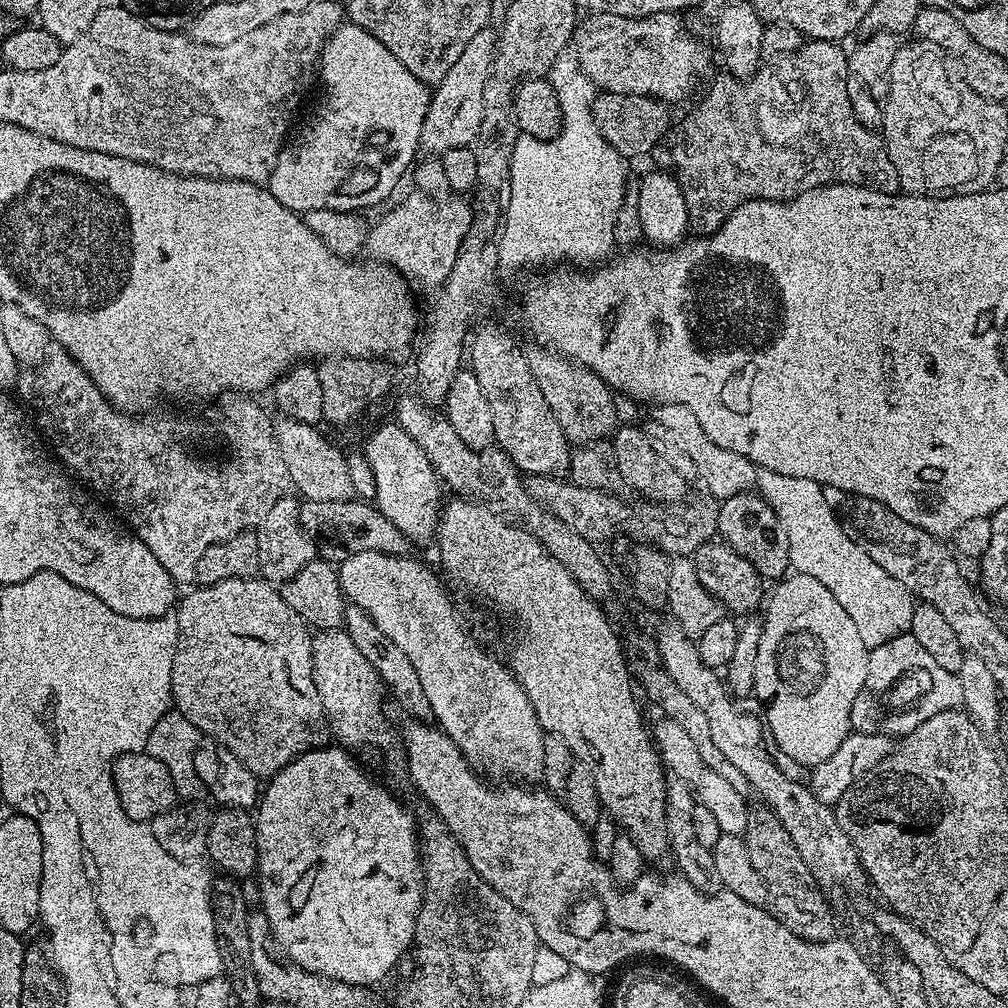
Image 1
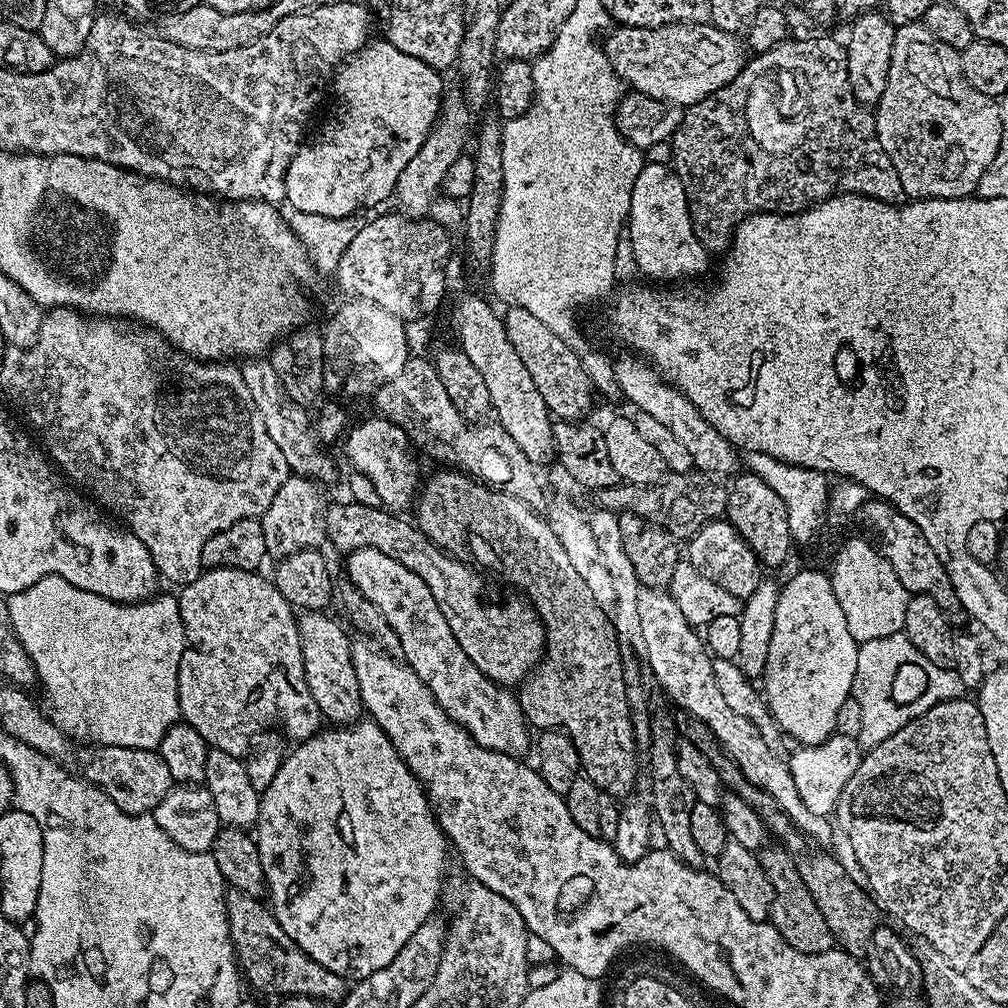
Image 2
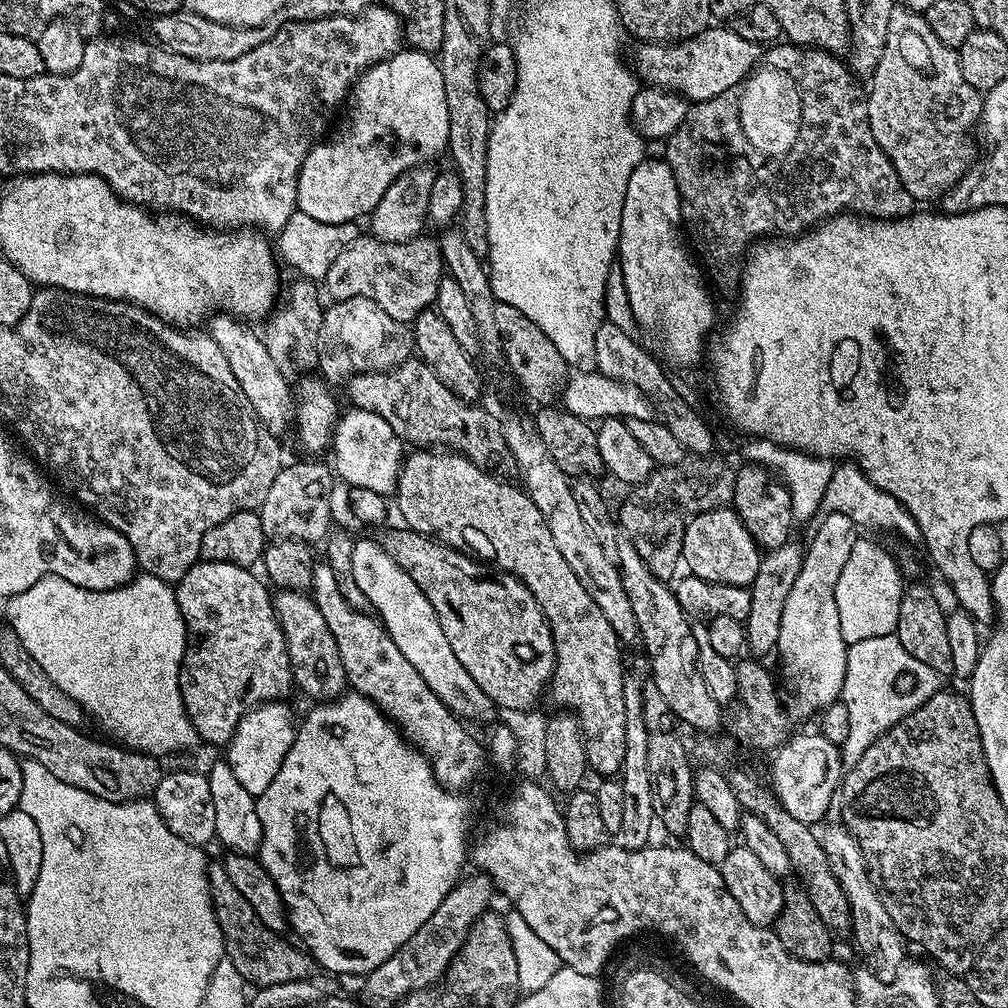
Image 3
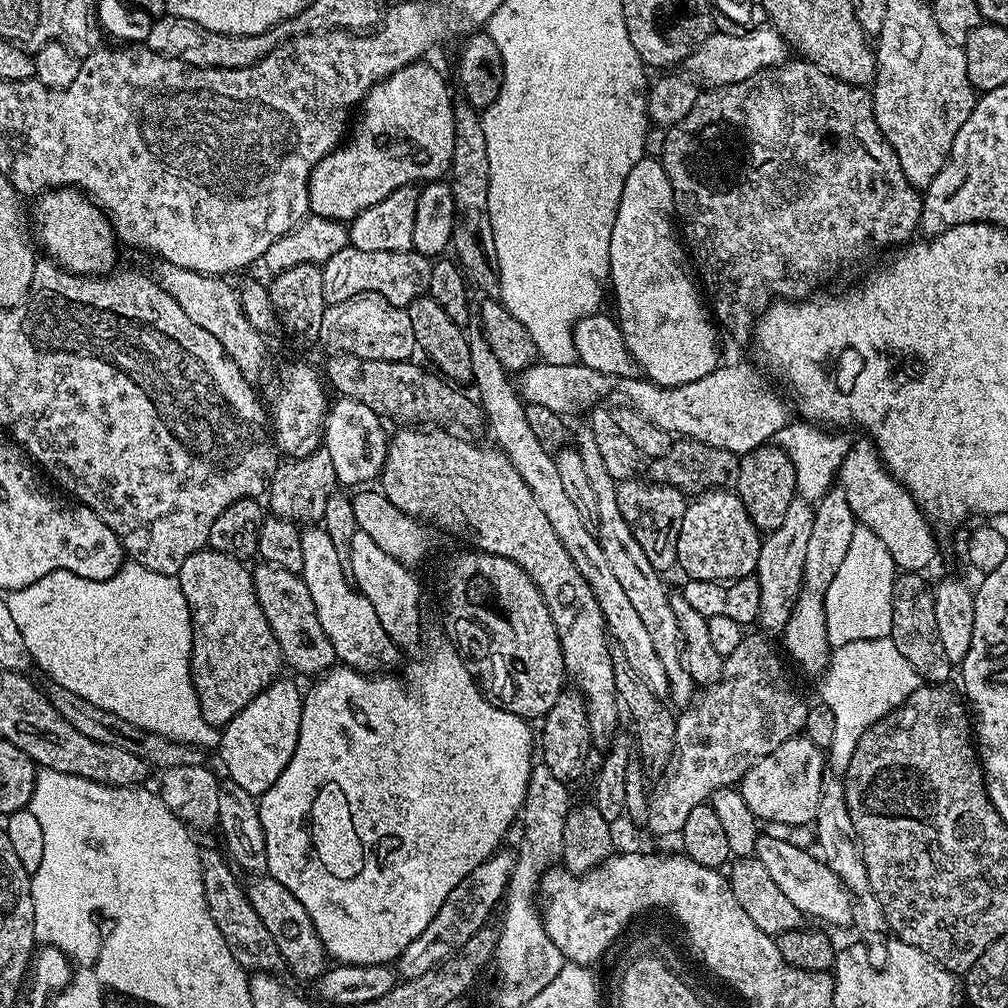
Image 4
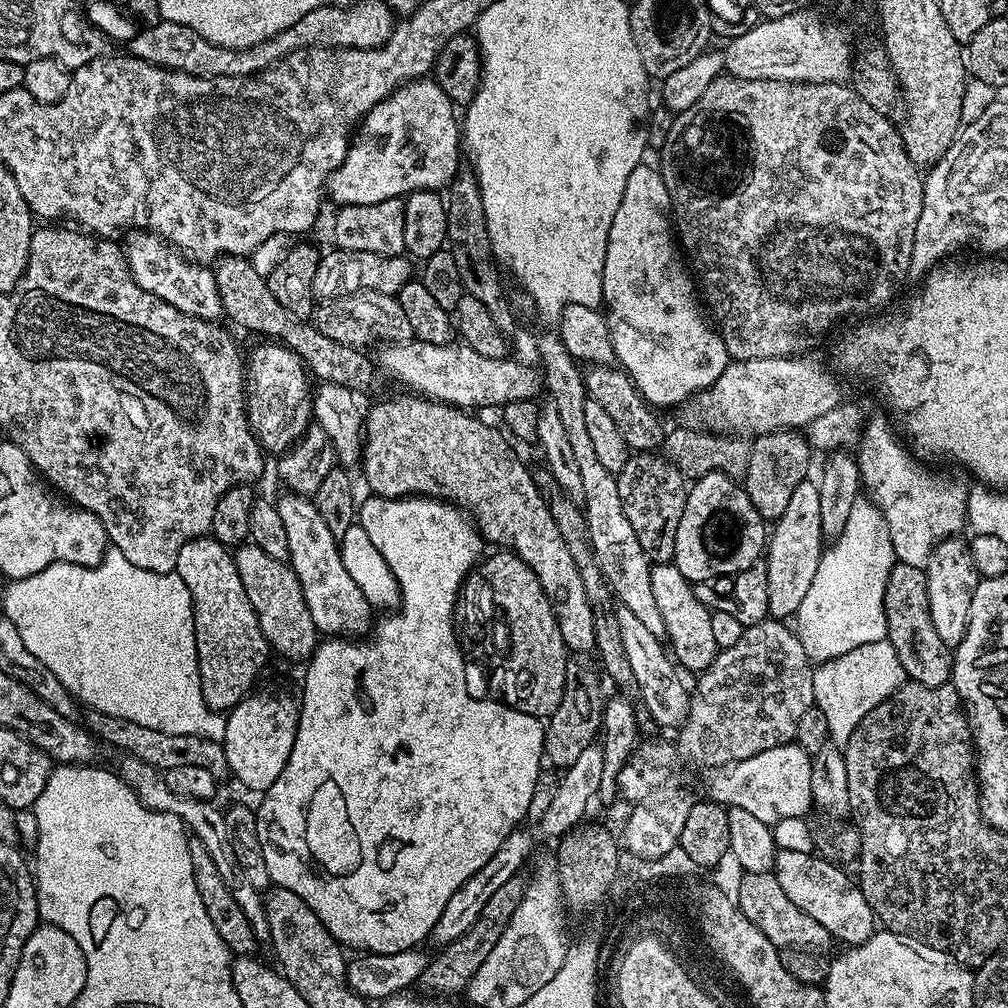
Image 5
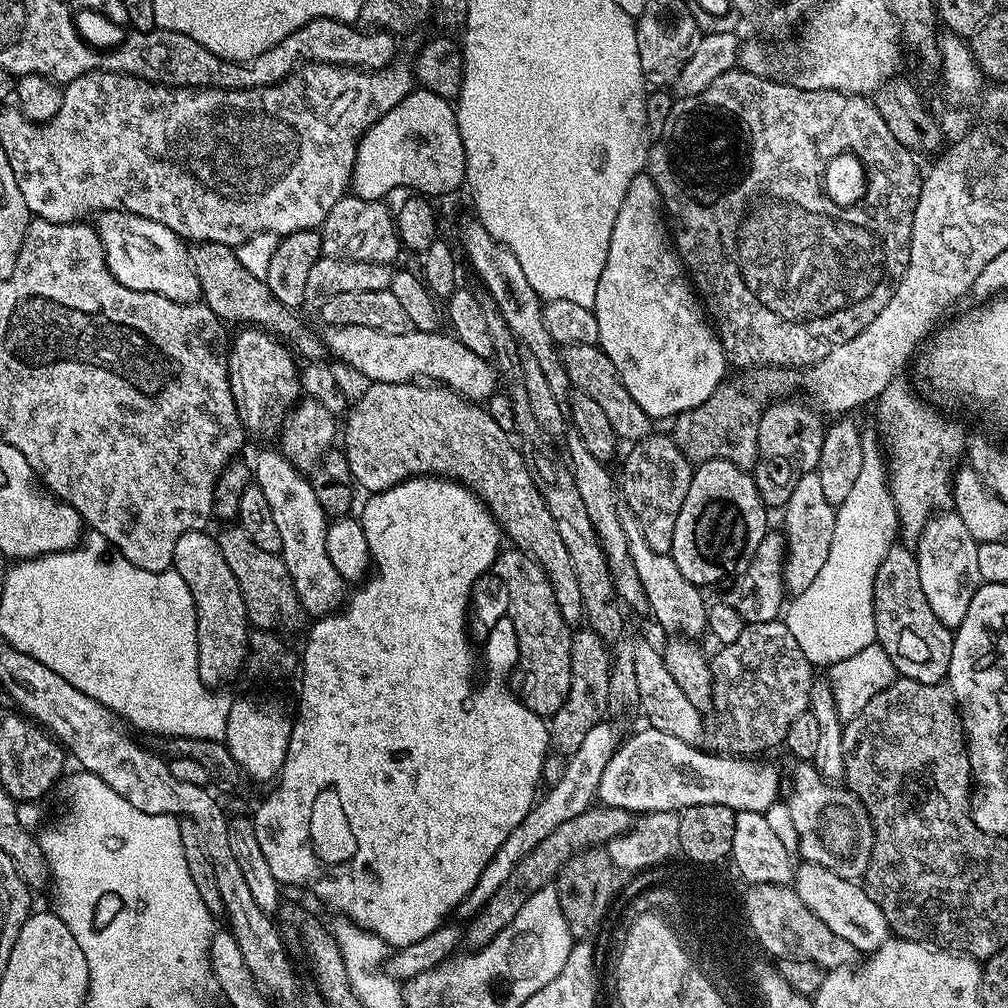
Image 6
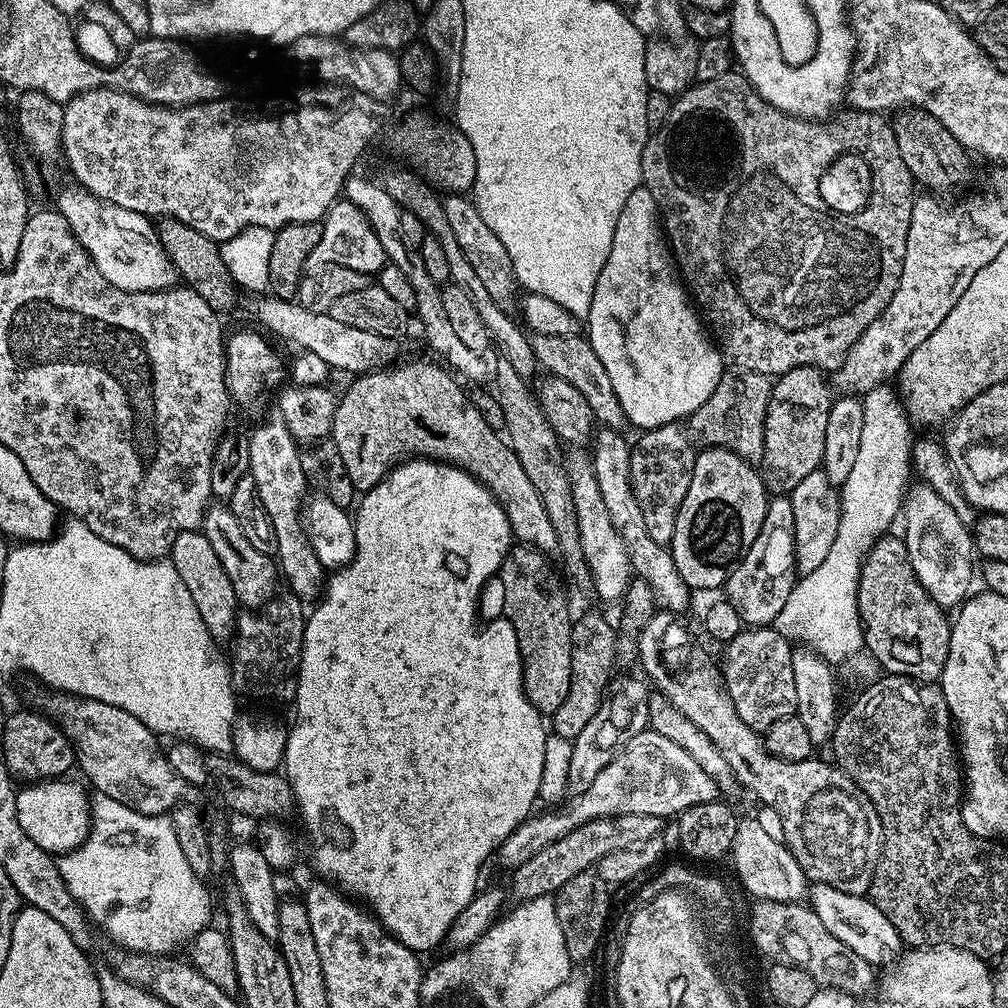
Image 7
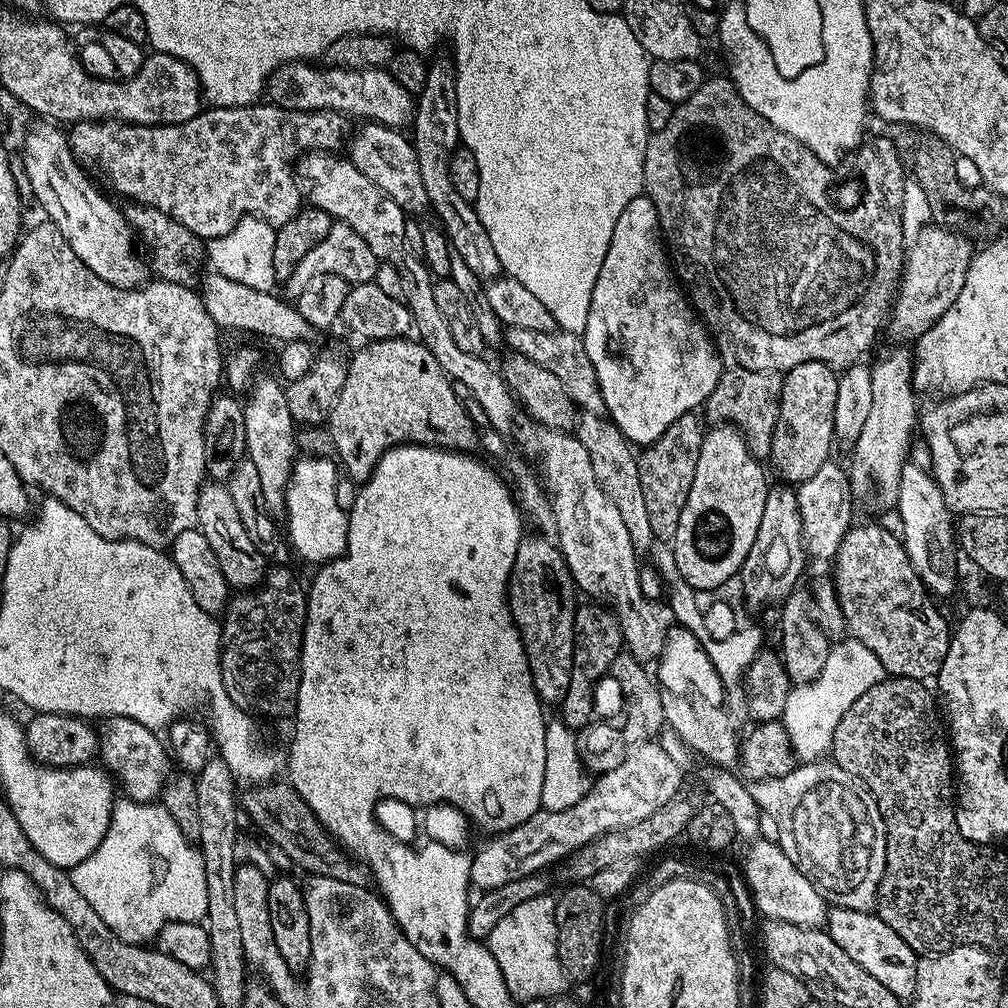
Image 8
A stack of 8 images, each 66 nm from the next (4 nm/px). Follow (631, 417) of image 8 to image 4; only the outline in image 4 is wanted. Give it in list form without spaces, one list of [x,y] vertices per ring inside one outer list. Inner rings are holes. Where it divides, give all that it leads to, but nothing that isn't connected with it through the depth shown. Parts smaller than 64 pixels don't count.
[[[656,158],[639,160],[634,170],[626,174],[626,186],[622,186],[618,218],[614,218],[614,231],[610,234],[608,279],[611,299],[612,296],[616,299],[614,319],[620,326],[620,333],[624,335],[628,353],[639,367],[640,364],[644,367],[643,375],[661,388],[677,388],[686,382],[698,382],[698,378],[706,378],[706,374],[714,371],[722,360],[716,349],[717,329],[706,311],[697,281],[692,281],[684,269],[686,252],[678,235],[675,216],[674,190],[663,163]]]

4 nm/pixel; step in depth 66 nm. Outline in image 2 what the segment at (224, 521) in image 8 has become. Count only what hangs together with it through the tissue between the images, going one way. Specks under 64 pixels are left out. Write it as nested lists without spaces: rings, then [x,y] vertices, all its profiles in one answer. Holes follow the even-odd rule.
[[[304,610],[296,621],[304,655],[306,686],[310,686],[310,694],[314,694],[314,702],[318,702],[318,710],[325,721],[336,726],[347,726],[362,712],[358,678],[352,665],[352,640],[344,633],[345,625],[339,619],[331,620],[328,614],[324,610]]]

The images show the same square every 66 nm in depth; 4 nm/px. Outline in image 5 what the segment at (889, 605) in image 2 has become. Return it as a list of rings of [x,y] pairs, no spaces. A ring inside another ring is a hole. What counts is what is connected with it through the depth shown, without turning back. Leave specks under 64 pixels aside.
[[[857,498],[854,501],[850,518],[846,518],[846,526],[835,537],[833,544],[836,545],[833,548],[831,545],[830,550],[825,551],[821,558],[818,574],[814,574],[814,582],[810,582],[810,590],[806,593],[806,598],[802,598],[802,606],[798,606],[794,617],[794,631],[812,662],[833,660],[858,646],[866,646],[866,642],[888,639],[884,599],[886,582],[897,559],[886,522],[871,500]]]

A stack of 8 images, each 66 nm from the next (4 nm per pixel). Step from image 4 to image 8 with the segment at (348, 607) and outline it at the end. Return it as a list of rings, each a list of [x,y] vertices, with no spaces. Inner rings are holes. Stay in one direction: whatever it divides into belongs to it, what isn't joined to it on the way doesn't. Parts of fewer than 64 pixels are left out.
[[[264,376],[257,384],[255,381],[247,393],[248,400],[243,401],[246,456],[254,462],[258,474],[262,477],[262,503],[272,514],[279,513],[284,507],[284,491],[288,489],[292,465],[298,459],[296,446],[298,428],[290,414],[290,406],[286,406],[285,385],[276,376],[275,378]]]

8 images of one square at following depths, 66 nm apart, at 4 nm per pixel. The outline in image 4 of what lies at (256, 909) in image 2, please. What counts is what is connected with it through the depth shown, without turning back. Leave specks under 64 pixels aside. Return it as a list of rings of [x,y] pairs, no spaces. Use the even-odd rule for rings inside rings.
[[[207,846],[200,849],[202,894],[206,894],[206,910],[210,910],[214,926],[218,926],[222,938],[226,938],[226,946],[230,946],[230,954],[234,954],[234,958],[244,967],[245,972],[279,973],[282,961],[278,954],[278,946],[274,946],[274,938],[270,938],[266,926],[262,926],[262,918],[254,914],[254,906],[250,906],[245,889],[236,885],[237,873],[233,865],[226,859],[225,853],[220,852],[215,852]]]

